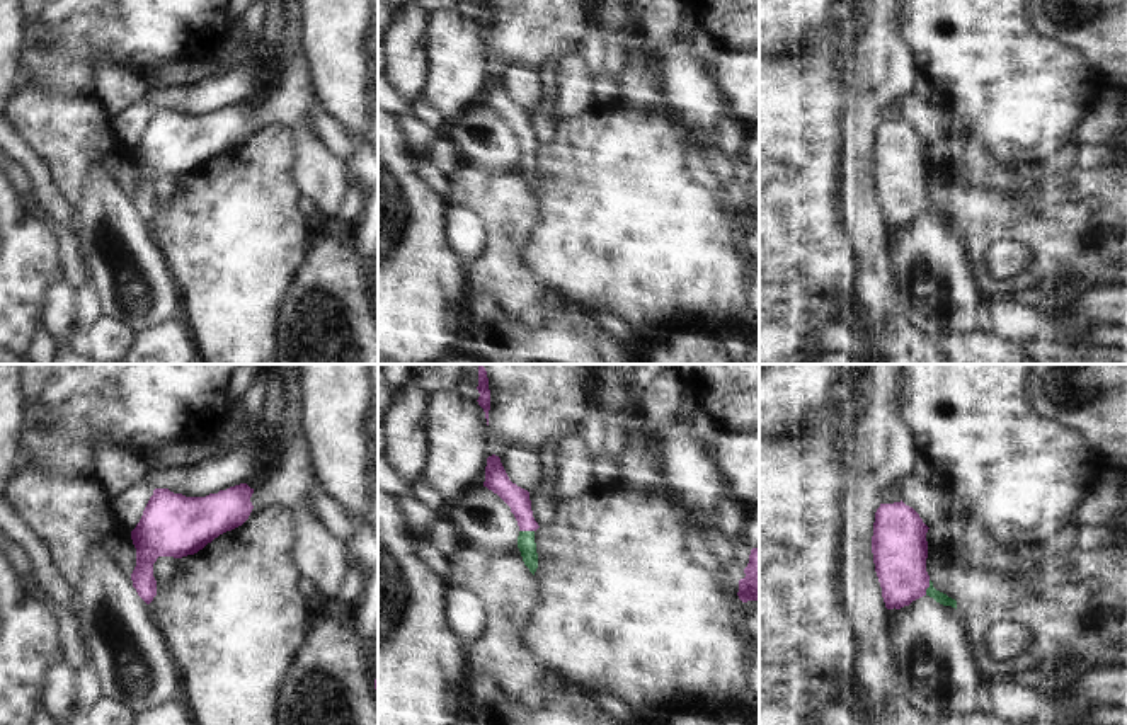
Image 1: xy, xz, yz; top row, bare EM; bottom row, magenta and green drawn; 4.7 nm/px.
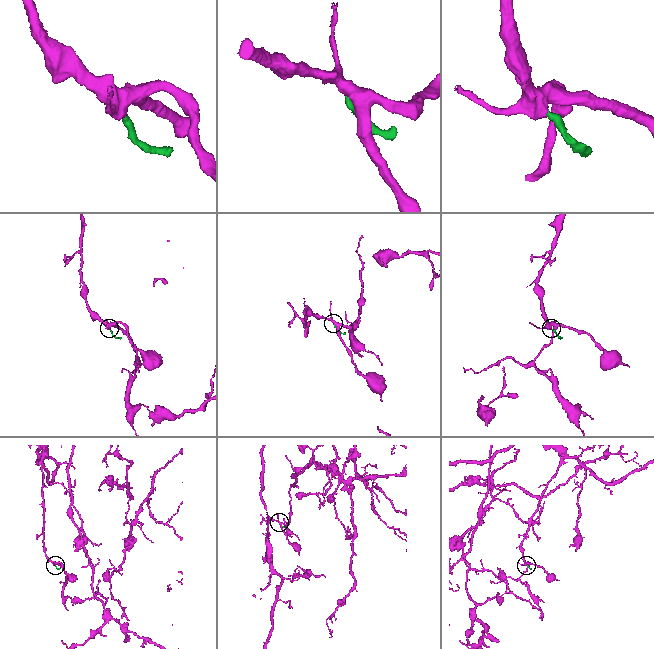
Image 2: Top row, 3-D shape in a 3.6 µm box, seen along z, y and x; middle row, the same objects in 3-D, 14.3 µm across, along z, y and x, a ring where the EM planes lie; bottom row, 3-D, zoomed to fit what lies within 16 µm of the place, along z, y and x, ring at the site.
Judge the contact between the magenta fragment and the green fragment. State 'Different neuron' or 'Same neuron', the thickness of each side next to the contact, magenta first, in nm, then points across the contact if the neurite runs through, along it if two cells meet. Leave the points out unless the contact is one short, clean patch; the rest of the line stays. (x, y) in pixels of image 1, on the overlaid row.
Same neuron. Thickness 110 nm (magenta) against 90 nm. Path across: xz (518, 499), (526, 530), (526, 545).

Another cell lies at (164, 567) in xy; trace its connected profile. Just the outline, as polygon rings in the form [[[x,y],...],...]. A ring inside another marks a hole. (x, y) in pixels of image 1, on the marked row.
[[[158,557],[153,563],[153,577],[157,580],[157,587],[165,587],[170,584],[174,572],[177,568],[177,558],[174,557]]]

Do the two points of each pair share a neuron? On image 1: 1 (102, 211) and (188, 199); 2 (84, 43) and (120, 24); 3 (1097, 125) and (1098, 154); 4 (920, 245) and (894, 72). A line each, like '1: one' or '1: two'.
1: two
2: one
3: two
4: two

